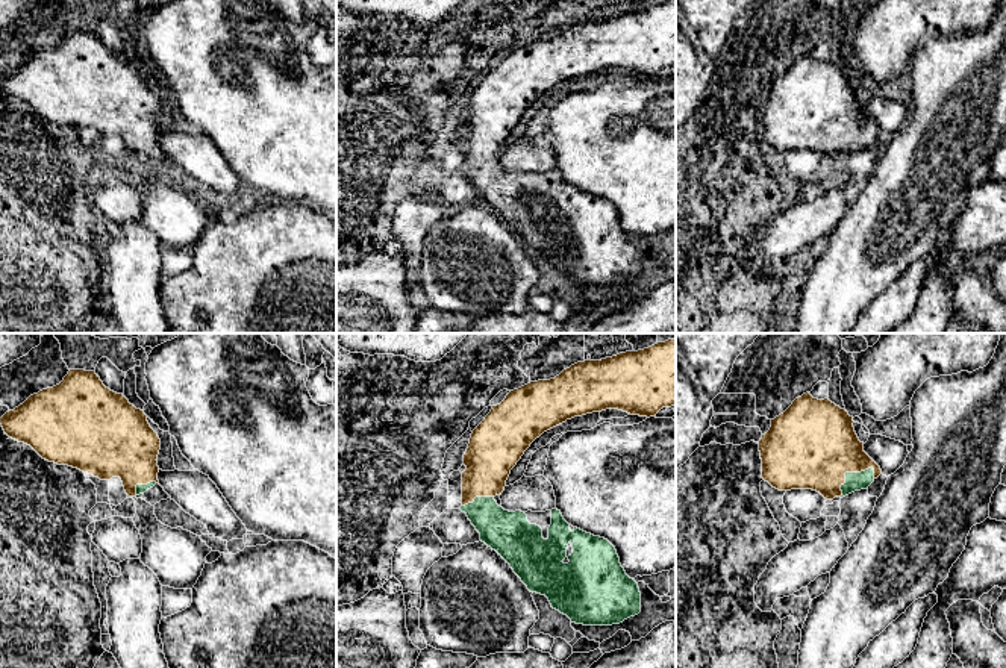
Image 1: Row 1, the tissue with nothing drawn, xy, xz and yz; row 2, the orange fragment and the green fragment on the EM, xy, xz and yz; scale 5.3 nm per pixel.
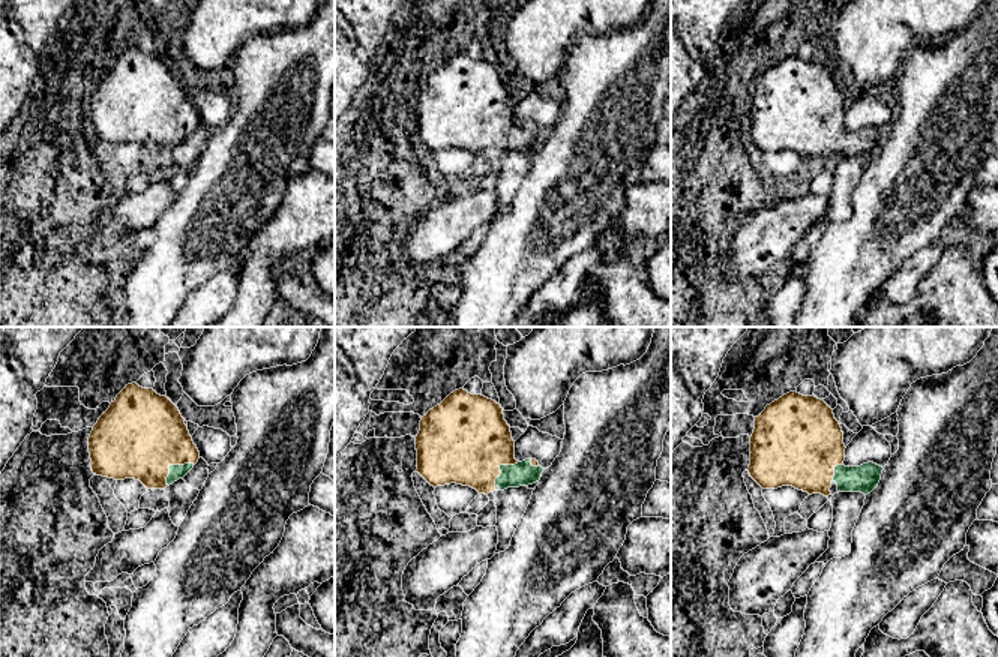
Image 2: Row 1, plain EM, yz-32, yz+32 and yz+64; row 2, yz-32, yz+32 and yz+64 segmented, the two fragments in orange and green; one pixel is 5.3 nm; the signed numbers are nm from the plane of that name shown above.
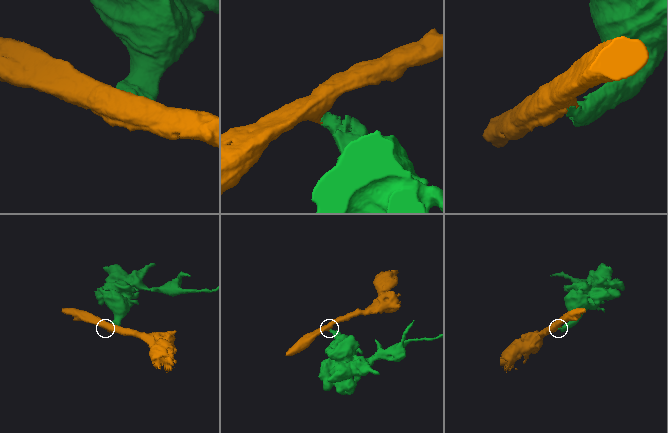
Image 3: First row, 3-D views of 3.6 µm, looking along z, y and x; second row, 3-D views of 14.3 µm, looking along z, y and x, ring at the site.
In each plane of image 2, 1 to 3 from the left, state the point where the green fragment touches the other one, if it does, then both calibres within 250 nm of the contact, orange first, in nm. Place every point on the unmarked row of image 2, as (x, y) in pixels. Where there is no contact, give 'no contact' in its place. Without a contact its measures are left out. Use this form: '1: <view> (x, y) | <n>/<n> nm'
1: yz-32 (173, 128) | 460/80 nm
2: yz+32 (498, 131) | 480/130 nm
3: yz+64 (833, 134) | 480/150 nm

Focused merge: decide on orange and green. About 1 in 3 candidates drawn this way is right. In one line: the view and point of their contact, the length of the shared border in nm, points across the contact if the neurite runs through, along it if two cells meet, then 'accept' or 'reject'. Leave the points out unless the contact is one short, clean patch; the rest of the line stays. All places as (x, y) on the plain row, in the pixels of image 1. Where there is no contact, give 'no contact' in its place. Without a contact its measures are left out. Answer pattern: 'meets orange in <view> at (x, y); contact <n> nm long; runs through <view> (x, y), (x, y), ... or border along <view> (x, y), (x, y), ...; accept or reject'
meets orange in yz at (849, 132); contact 240 nm long; runs through yz (812, 105), (826, 118), (849, 132), (853, 141); accept

